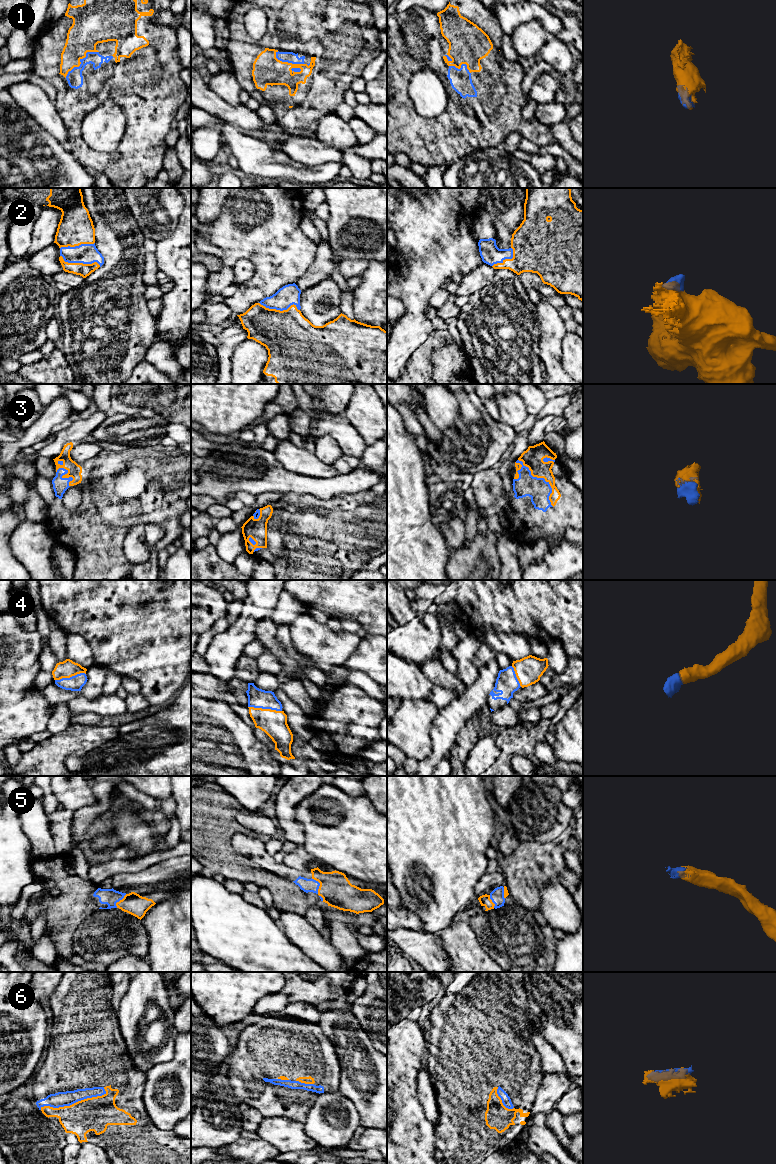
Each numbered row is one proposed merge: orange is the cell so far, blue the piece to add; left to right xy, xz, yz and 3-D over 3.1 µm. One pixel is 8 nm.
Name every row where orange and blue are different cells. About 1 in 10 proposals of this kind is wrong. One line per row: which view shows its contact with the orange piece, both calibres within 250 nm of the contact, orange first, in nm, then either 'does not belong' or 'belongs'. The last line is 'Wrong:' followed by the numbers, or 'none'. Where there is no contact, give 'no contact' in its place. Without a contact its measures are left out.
1: xy | 260/130 nm | belongs
2: xy | 110/160 nm | belongs
3: yz | 160/180 nm | belongs
4: xz | 200/160 nm | belongs
5: xz | 260/110 nm | belongs
6: xy | 280/120 nm | belongs
Wrong: none

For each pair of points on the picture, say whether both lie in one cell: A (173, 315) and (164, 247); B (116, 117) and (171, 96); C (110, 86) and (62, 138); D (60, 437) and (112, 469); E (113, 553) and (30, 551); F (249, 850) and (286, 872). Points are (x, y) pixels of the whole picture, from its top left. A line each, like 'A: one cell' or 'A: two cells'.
A: one cell
B: two cells
C: two cells
D: two cells
E: two cells
F: one cell

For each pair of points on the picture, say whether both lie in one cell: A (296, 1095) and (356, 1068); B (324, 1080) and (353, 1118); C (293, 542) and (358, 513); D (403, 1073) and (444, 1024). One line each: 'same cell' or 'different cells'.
A: different cells
B: different cells
C: same cell
D: different cells

